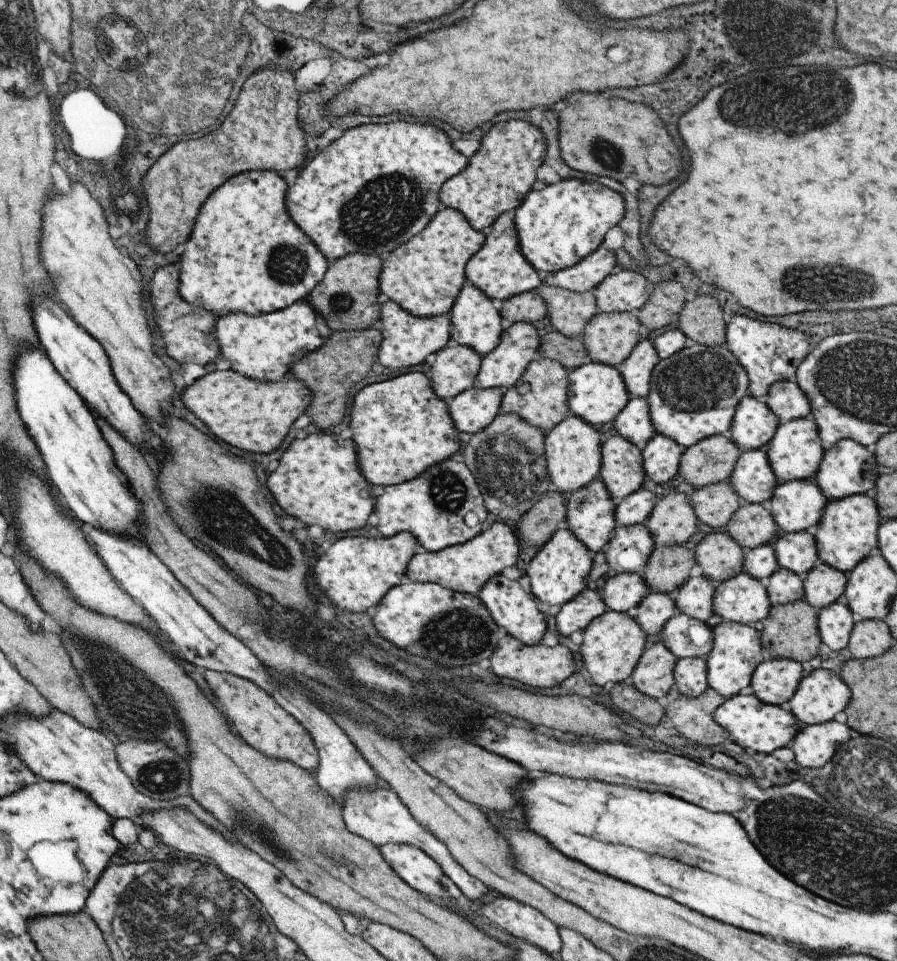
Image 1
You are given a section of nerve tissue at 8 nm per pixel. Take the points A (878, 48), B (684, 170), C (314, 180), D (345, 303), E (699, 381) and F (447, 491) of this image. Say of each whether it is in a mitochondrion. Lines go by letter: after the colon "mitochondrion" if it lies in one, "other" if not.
A: other
B: other
C: other
D: mitochondrion
E: mitochondrion
F: mitochondrion

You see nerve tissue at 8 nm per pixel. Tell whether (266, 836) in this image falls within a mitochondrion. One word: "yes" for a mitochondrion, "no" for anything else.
yes

